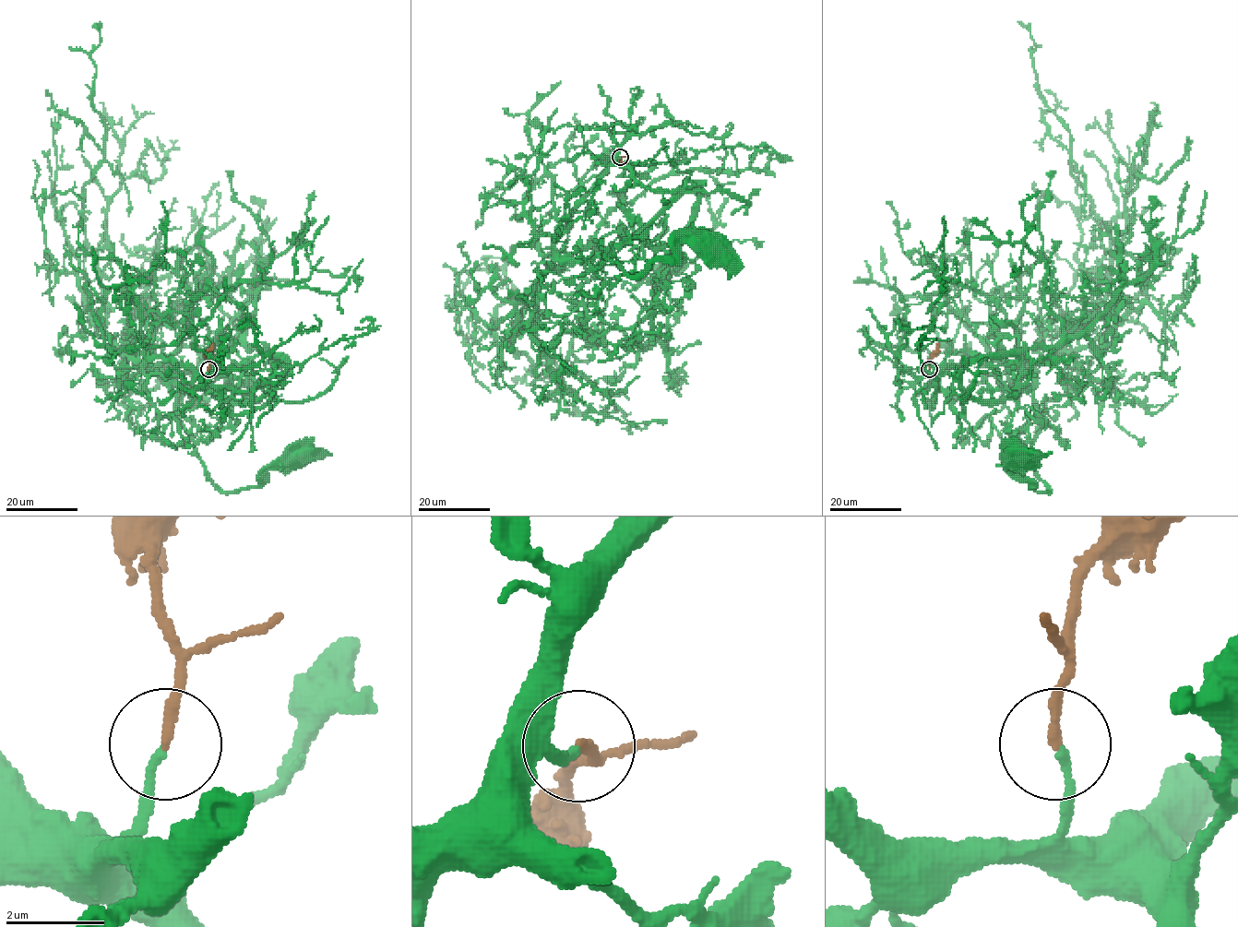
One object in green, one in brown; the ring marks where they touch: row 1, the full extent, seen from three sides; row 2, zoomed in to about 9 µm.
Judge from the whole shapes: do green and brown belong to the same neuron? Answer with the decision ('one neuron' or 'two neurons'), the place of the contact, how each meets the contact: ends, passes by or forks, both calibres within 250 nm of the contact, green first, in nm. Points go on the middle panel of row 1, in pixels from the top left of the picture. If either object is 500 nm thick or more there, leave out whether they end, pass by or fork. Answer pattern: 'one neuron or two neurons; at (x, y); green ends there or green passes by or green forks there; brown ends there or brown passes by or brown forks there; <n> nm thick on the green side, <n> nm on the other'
one neuron; at (620, 157); green ends there; brown ends there; 150 nm thick on the green side, 200 nm on the other

